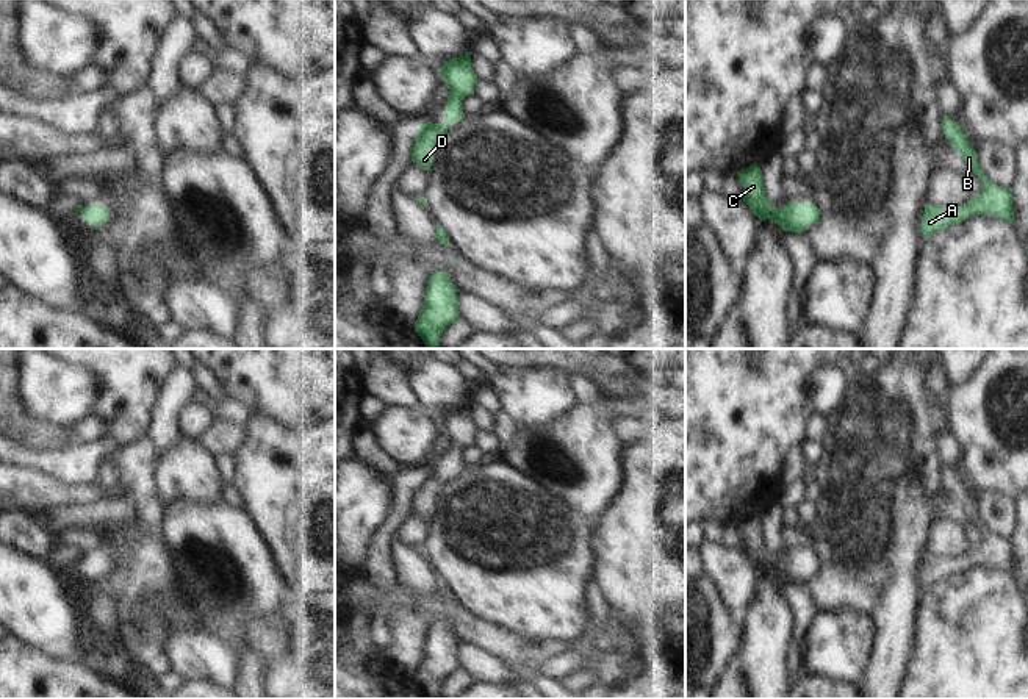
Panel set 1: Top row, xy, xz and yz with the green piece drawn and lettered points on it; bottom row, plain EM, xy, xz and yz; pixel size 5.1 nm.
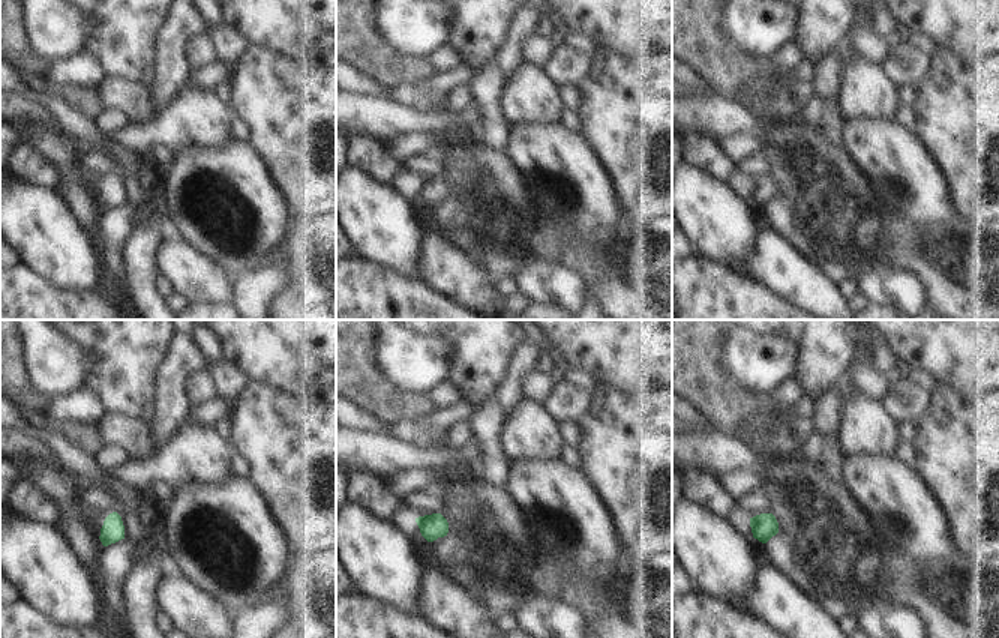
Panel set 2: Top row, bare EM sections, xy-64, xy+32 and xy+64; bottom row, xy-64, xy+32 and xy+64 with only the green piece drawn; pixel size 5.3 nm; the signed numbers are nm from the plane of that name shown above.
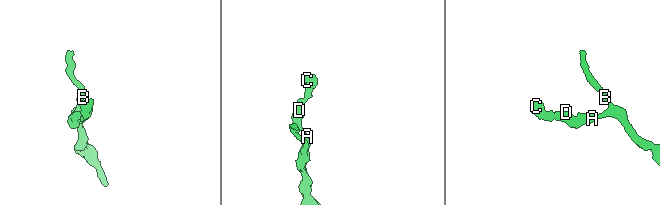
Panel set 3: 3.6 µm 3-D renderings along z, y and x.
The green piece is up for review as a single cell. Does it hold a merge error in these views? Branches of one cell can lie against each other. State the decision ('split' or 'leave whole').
leave whole

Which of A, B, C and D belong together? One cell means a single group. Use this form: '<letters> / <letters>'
A B C D

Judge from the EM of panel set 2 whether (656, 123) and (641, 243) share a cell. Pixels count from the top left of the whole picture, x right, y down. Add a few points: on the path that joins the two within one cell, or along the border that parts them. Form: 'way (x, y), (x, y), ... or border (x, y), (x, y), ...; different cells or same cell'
way (650, 153), (647, 161), (647, 213); same cell

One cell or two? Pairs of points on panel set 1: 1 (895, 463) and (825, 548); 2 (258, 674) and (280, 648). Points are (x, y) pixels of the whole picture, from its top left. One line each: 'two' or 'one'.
1: one
2: two

